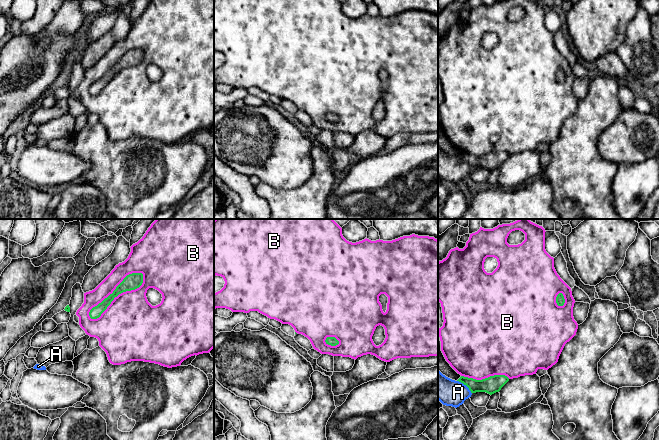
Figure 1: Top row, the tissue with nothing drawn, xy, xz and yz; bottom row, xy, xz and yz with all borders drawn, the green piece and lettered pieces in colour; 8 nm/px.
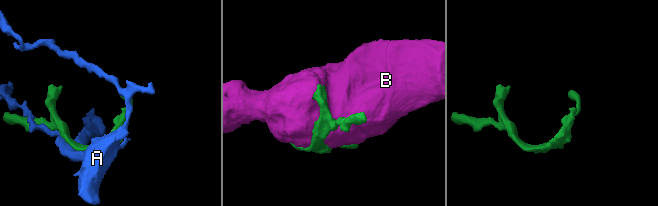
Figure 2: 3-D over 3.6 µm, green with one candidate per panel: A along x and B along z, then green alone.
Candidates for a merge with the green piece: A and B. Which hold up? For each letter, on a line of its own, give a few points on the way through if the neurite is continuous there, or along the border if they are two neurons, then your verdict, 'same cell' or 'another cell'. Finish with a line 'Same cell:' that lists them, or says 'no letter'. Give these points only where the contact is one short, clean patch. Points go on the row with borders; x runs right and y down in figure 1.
A: another cell
B: another cell
Same cell: no letter

